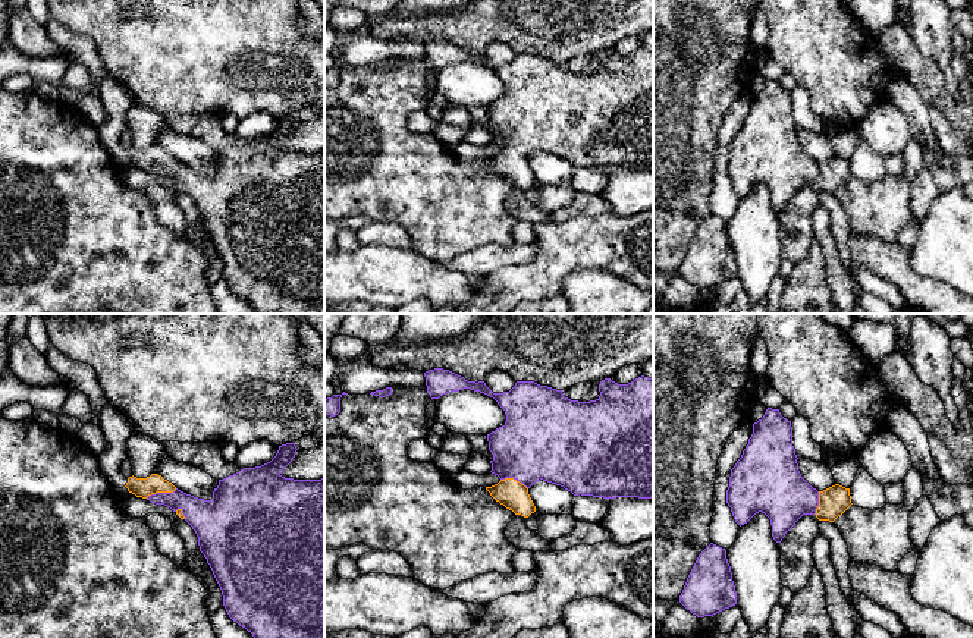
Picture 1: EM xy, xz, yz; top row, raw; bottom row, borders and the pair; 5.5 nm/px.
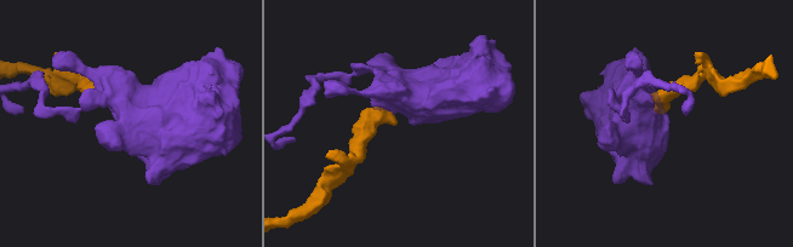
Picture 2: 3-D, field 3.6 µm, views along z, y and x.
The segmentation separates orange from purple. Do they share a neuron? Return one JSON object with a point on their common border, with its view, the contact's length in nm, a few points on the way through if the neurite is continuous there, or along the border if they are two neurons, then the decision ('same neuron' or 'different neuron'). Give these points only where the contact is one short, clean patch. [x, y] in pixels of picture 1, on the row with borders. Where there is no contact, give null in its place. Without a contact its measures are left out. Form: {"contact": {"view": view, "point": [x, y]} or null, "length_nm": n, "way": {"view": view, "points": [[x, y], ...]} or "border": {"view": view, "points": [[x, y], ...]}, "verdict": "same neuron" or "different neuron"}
{"contact": {"view": "xy", "point": [160, 492]}, "length_nm": 180, "way": {"view": "xy", "points": [[141, 487], [154, 487], [160, 492], [200, 514]]}, "verdict": "same neuron"}

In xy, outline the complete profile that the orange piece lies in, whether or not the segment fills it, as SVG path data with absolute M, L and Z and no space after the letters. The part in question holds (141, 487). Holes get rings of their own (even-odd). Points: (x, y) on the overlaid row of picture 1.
M295 443L282 444L270 462L219 480L211 500L186 494L158 474L147 478L132 475L125 485L136 497L170 507L192 527L200 551L222 590L229 617L254 638L324 638L324 478L282 477L296 450Z

